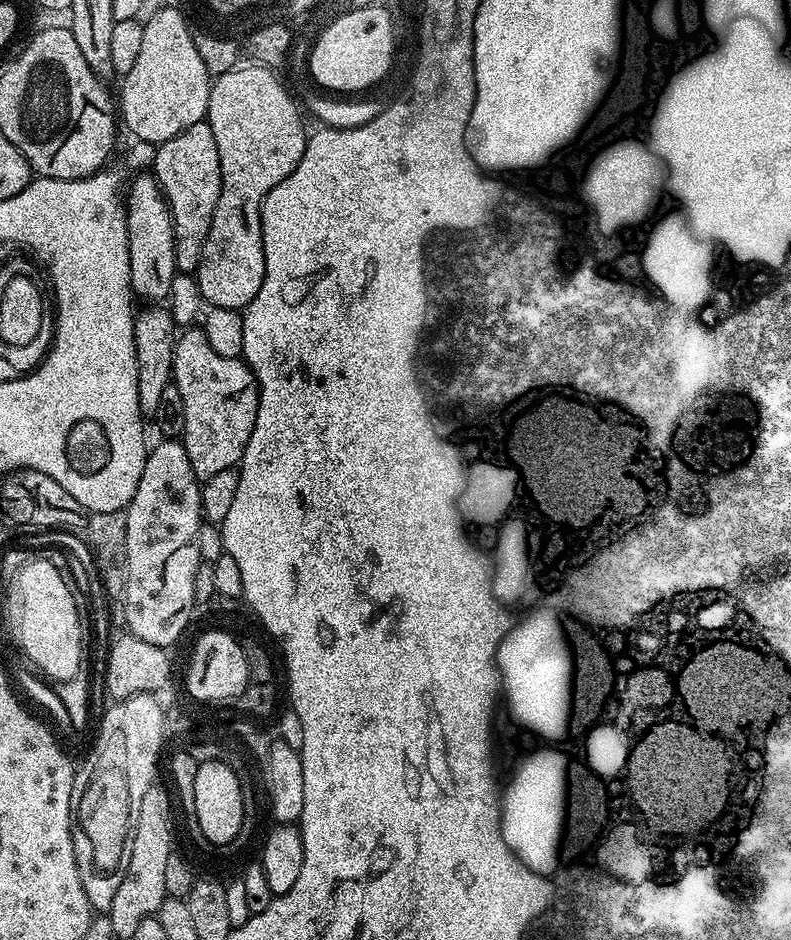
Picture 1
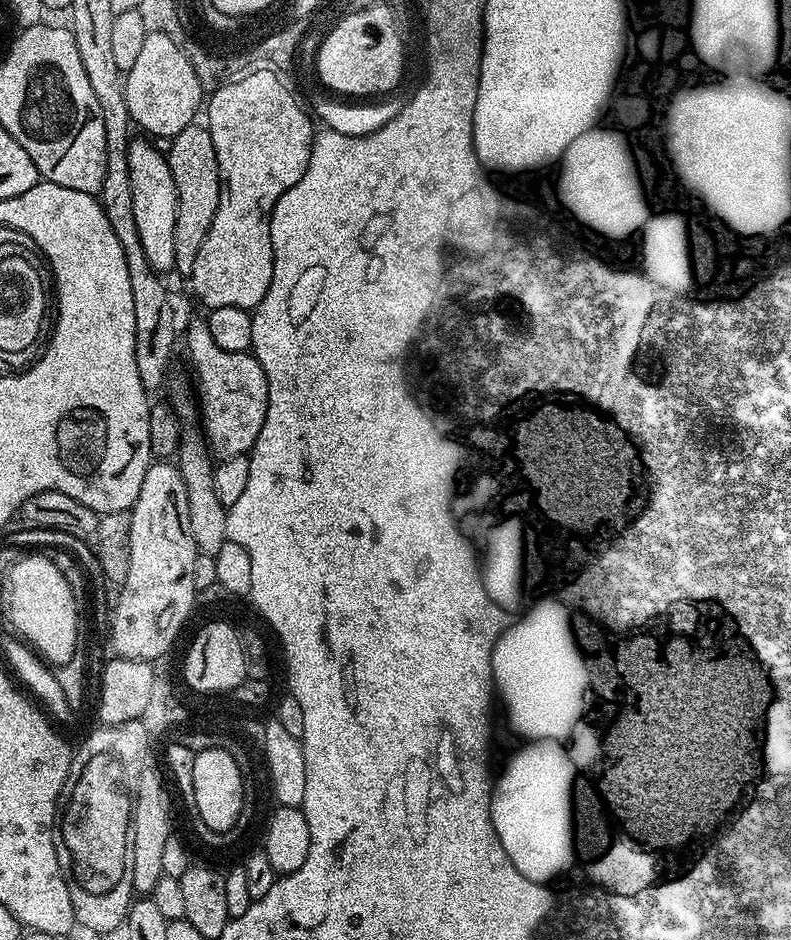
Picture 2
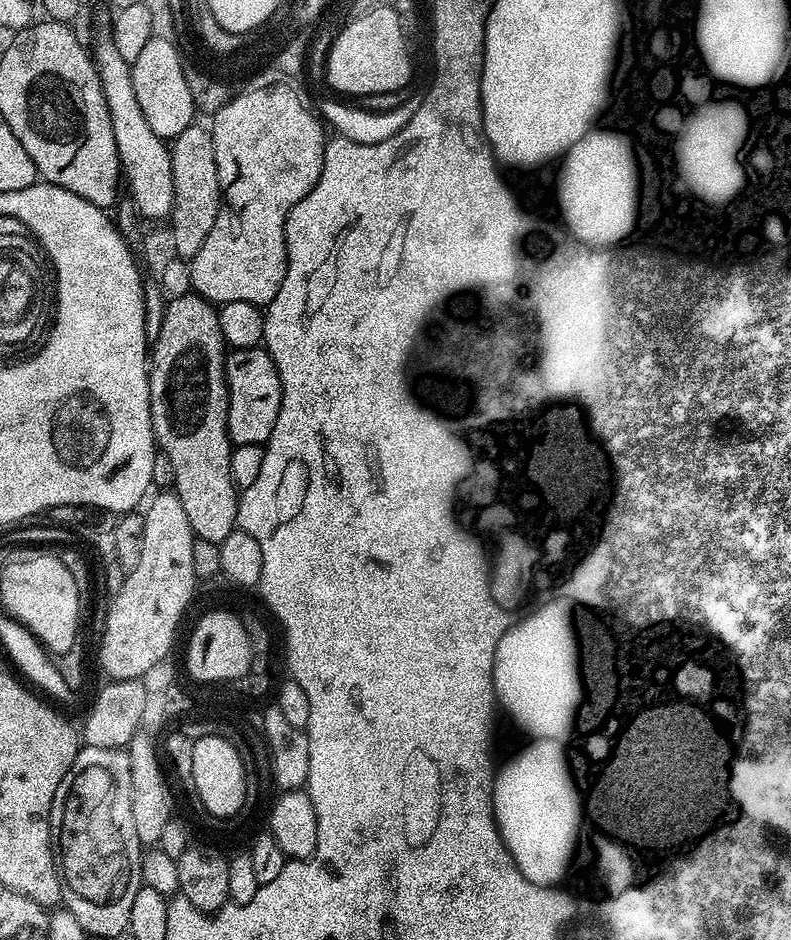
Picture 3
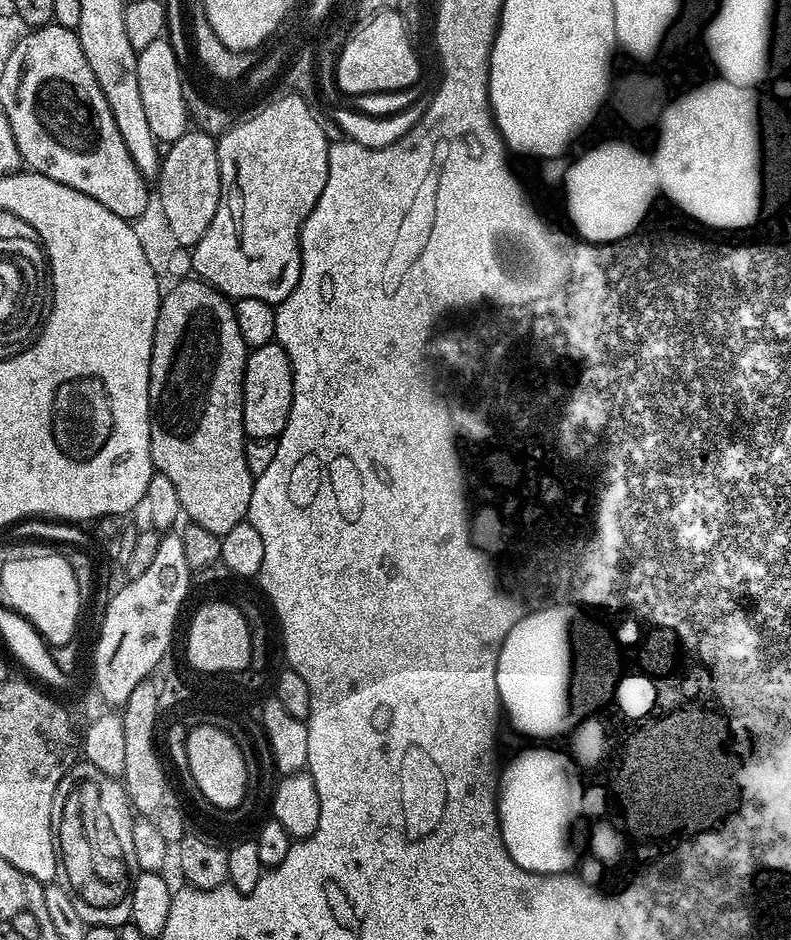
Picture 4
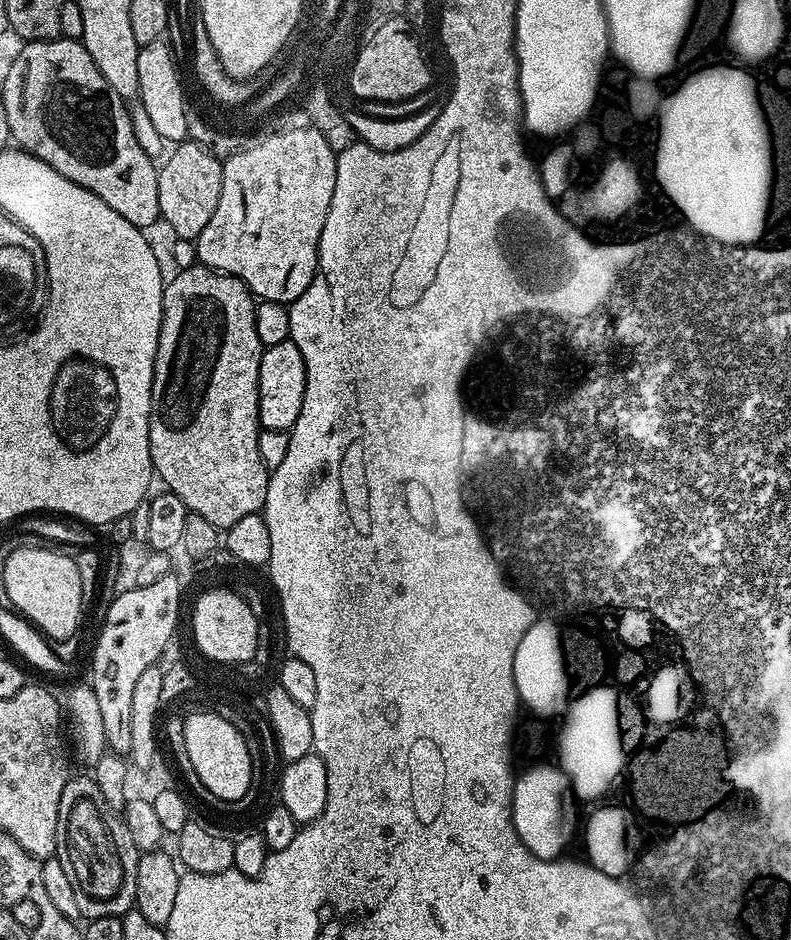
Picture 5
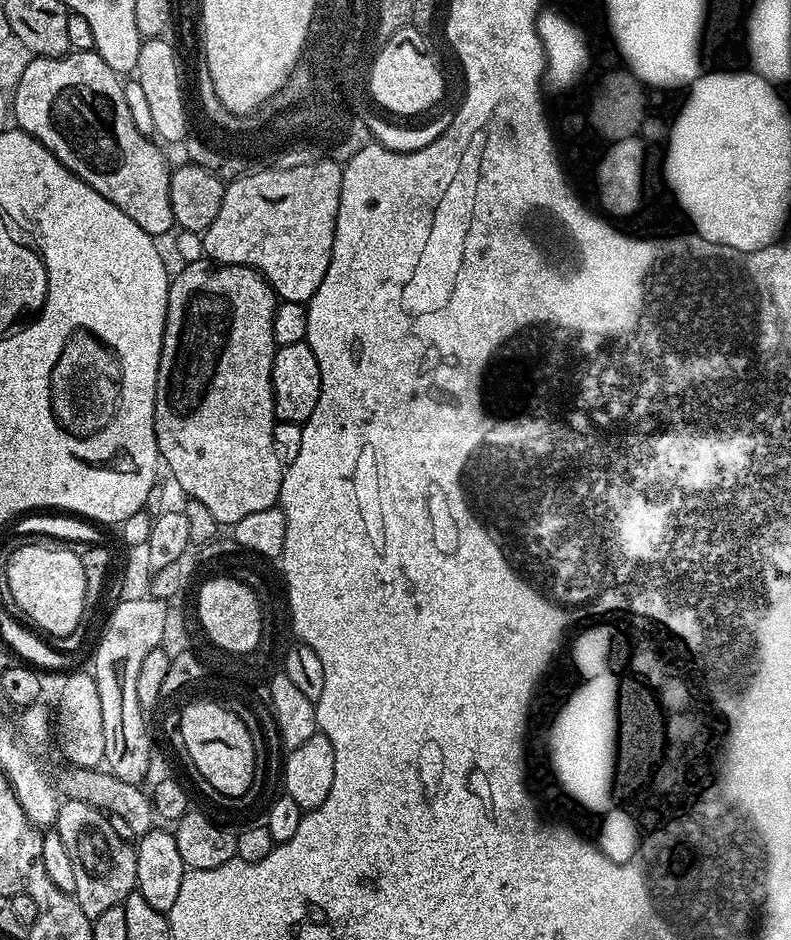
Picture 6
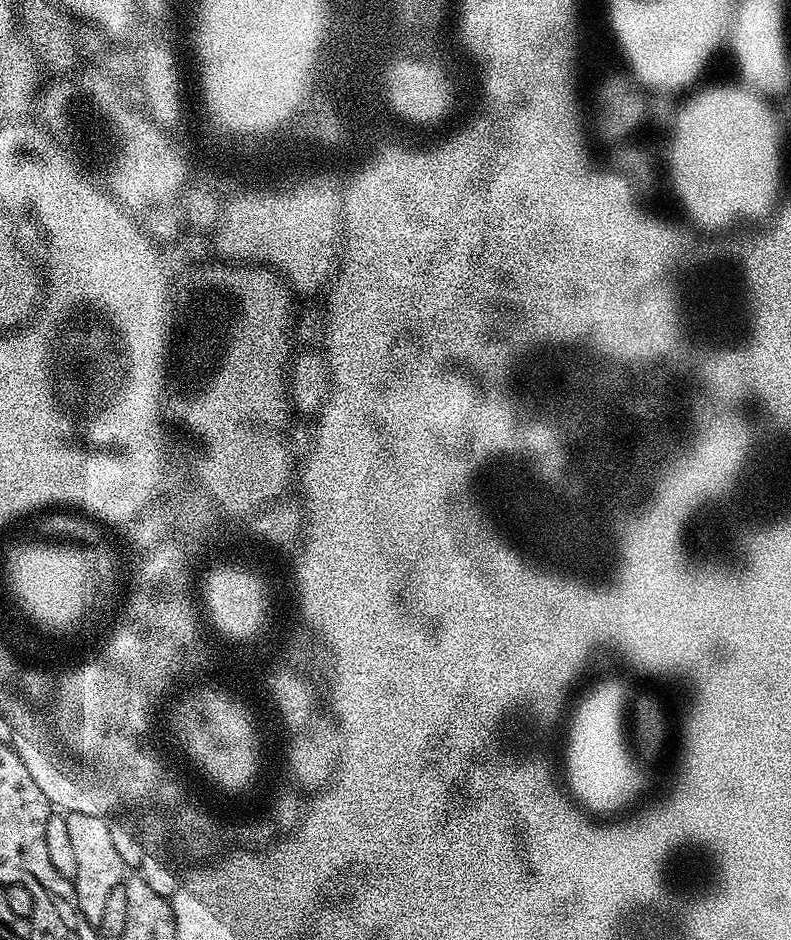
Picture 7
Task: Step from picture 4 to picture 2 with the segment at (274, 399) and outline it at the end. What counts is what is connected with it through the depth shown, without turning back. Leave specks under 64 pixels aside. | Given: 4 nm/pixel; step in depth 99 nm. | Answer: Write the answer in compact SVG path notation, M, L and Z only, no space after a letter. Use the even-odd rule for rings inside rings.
M207 319L192 320L188 329L183 329L182 344L188 347L188 356L192 359L192 368L196 371L196 380L200 383L198 392L198 412L202 417L202 432L208 442L208 447L217 457L243 456L251 453L256 444L258 434L262 434L262 422L266 422L268 409L268 383L266 370L256 361L251 351L231 352L222 350L214 338L210 338Z

